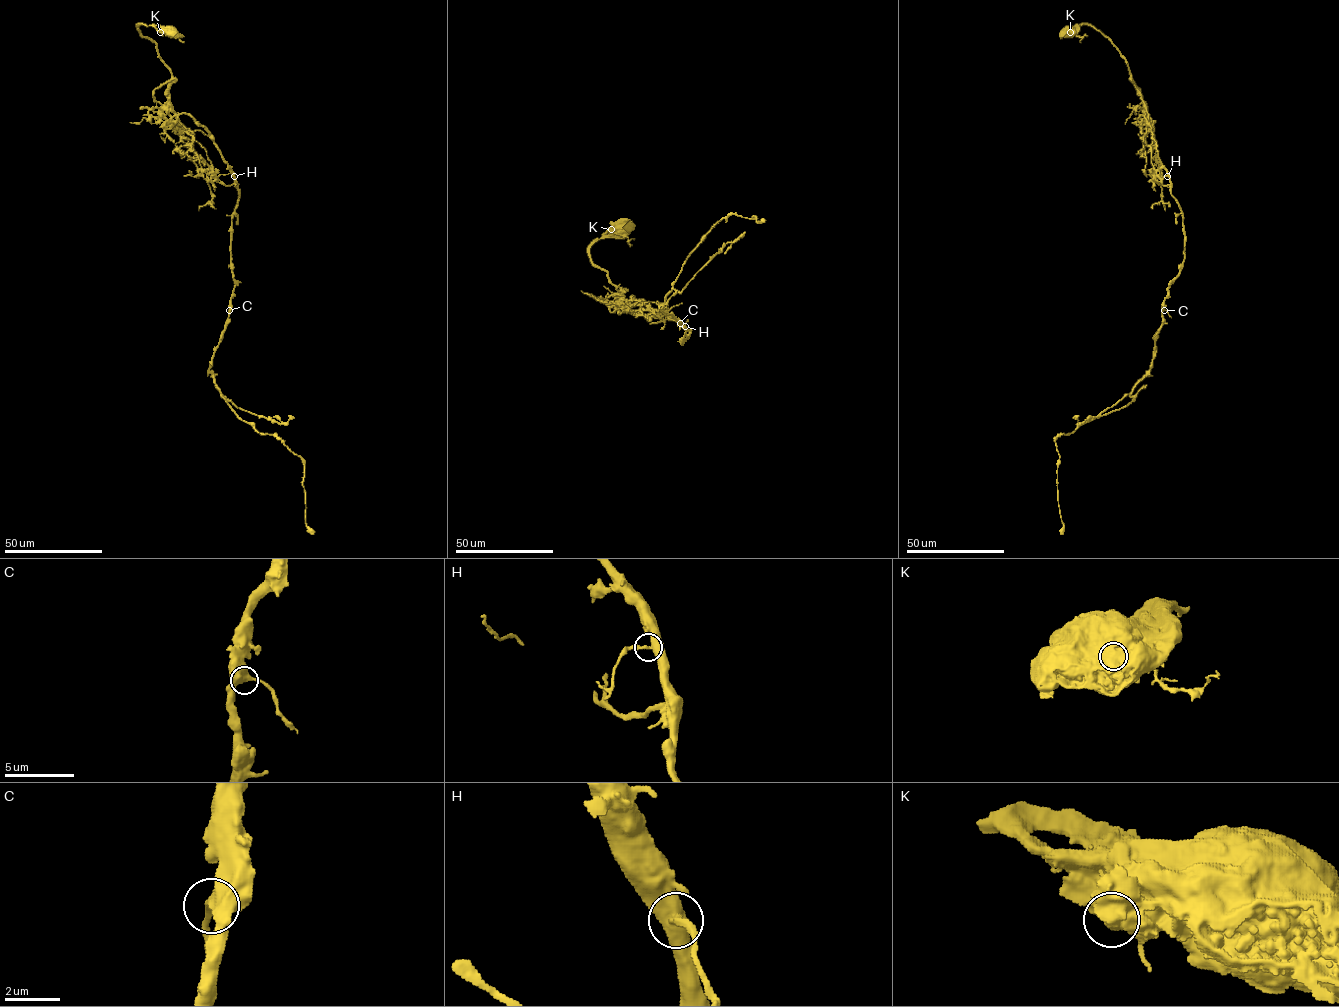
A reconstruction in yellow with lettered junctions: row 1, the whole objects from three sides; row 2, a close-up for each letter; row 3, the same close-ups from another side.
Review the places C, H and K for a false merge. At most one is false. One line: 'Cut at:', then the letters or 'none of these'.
Cut at: K

